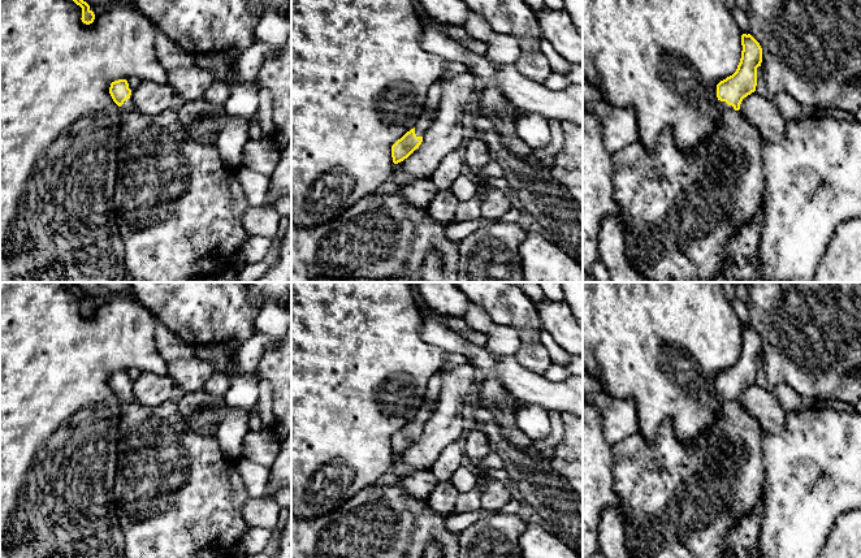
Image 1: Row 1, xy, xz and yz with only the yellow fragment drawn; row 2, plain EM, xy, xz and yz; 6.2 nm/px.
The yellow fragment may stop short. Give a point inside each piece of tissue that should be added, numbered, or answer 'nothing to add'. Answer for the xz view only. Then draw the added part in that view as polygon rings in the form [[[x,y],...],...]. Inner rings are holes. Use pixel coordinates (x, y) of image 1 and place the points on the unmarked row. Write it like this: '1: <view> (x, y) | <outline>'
1: xz (425, 410) | [[[425,405],[419,408],[416,418],[415,418],[415,425],[416,428],[423,428],[424,423],[429,419],[432,412],[434,411],[436,405]]]

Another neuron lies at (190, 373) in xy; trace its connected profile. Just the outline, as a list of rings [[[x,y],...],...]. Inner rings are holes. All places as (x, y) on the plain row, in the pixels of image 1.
[[[198,356],[176,359],[168,363],[168,375],[185,393],[203,389],[215,373],[212,363]]]

